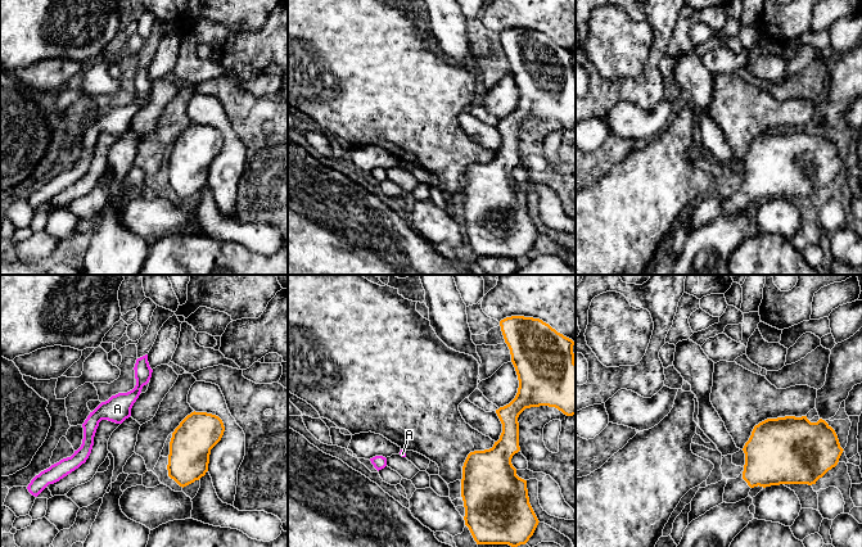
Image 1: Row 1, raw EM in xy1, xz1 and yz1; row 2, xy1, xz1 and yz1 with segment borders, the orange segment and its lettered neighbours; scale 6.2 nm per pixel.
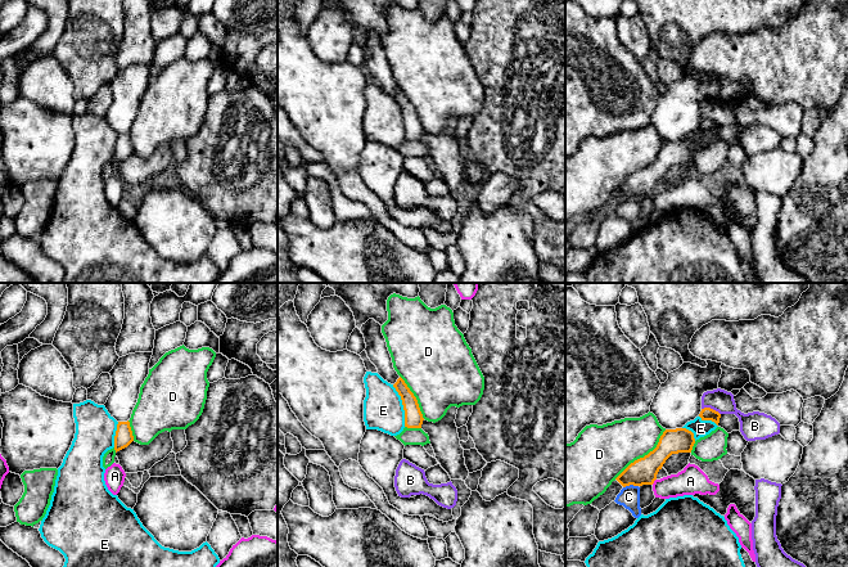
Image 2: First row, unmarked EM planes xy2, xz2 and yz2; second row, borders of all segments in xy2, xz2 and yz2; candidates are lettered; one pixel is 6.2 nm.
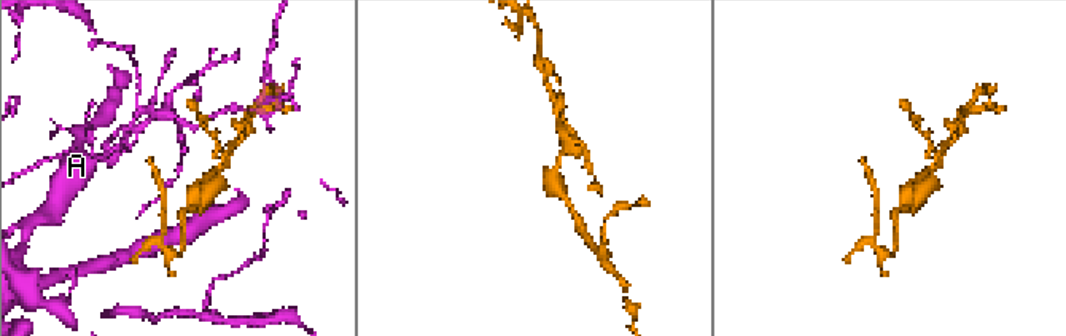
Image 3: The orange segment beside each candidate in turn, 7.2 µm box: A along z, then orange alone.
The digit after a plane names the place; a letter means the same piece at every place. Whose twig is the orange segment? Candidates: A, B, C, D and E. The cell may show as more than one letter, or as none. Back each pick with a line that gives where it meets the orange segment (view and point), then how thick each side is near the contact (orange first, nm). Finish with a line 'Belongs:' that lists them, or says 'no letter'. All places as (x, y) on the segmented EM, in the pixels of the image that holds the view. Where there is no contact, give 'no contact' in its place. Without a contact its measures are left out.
Belongs: no letter

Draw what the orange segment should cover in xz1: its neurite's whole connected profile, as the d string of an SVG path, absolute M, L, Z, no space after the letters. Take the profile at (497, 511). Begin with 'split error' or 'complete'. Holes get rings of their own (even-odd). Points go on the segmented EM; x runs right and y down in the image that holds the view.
complete; M511 316L500 321L501 331L511 354L519 388L515 398L496 410L502 424L500 439L493 447L470 452L462 466L461 497L465 525L477 544L525 544L533 535L538 519L529 503L527 480L516 475L511 458L520 451L519 415L531 407L555 407L567 416L576 415L574 342L540 318Z

